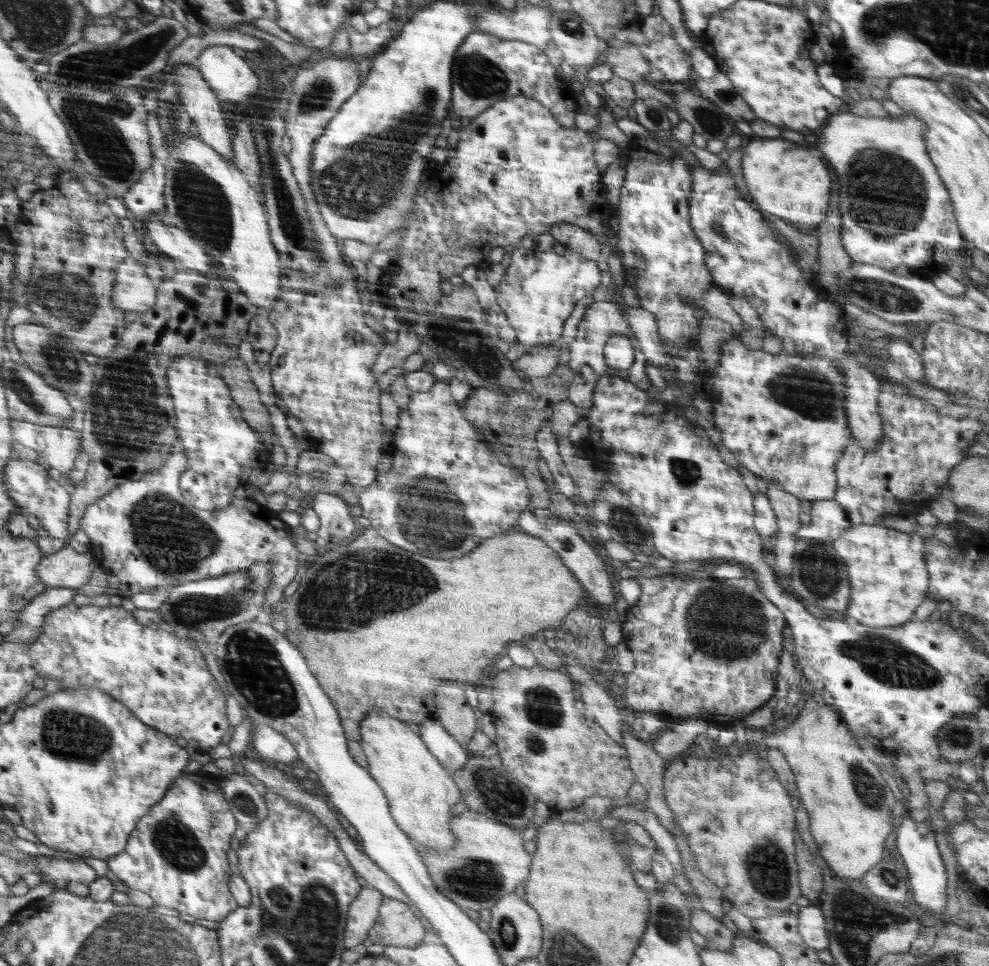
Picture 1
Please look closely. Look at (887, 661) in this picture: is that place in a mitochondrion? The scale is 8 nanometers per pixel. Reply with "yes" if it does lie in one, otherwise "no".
yes

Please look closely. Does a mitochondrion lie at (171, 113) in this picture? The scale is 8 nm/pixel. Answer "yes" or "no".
yes

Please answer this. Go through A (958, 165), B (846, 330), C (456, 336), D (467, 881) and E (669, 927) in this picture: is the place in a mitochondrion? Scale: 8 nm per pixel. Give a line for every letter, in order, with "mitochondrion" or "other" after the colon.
A: other
B: other
C: mitochondrion
D: mitochondrion
E: mitochondrion

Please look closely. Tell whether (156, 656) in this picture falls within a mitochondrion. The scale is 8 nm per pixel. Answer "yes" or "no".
no

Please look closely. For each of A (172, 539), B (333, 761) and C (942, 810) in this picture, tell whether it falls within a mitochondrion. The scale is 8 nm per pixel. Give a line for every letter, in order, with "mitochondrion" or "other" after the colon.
A: mitochondrion
B: other
C: other

